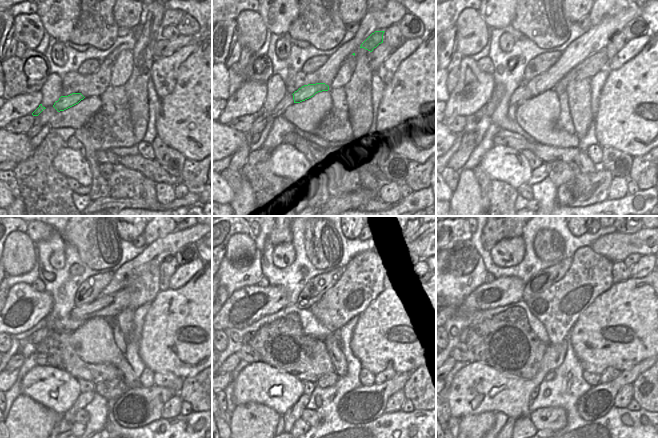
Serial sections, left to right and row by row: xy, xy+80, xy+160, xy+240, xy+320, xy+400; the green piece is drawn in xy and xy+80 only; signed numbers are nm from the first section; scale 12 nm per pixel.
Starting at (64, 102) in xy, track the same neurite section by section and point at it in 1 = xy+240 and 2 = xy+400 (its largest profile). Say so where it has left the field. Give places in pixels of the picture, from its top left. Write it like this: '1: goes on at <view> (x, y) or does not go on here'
1: goes on at xy+240 (158, 251)
2: does not go on here

